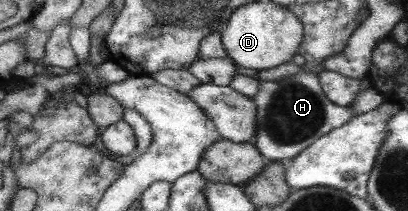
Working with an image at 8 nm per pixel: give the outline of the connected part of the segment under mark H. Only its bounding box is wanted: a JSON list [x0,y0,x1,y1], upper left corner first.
[253,72,357,162]

